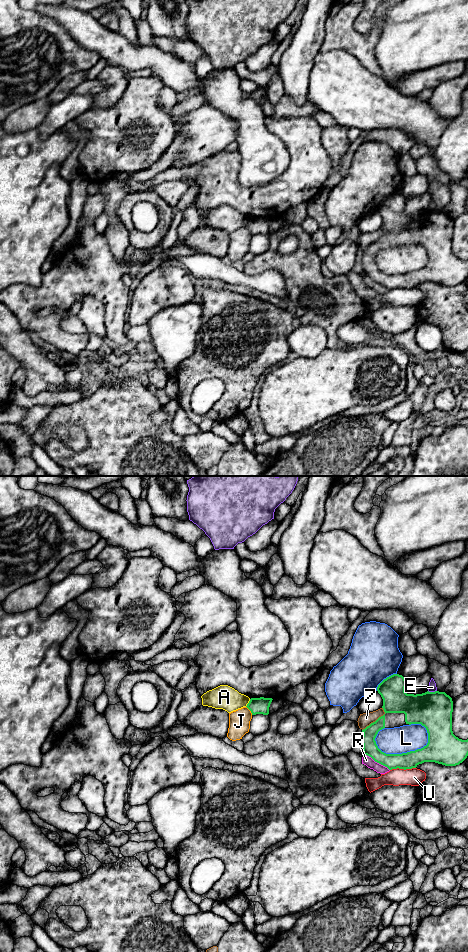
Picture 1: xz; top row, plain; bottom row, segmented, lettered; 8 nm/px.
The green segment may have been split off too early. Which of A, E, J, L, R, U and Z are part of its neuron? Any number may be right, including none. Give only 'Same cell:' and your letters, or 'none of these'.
Same cell: none of these

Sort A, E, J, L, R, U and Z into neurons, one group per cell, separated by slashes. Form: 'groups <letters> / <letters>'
groups A Z / E / J / L / R / U

